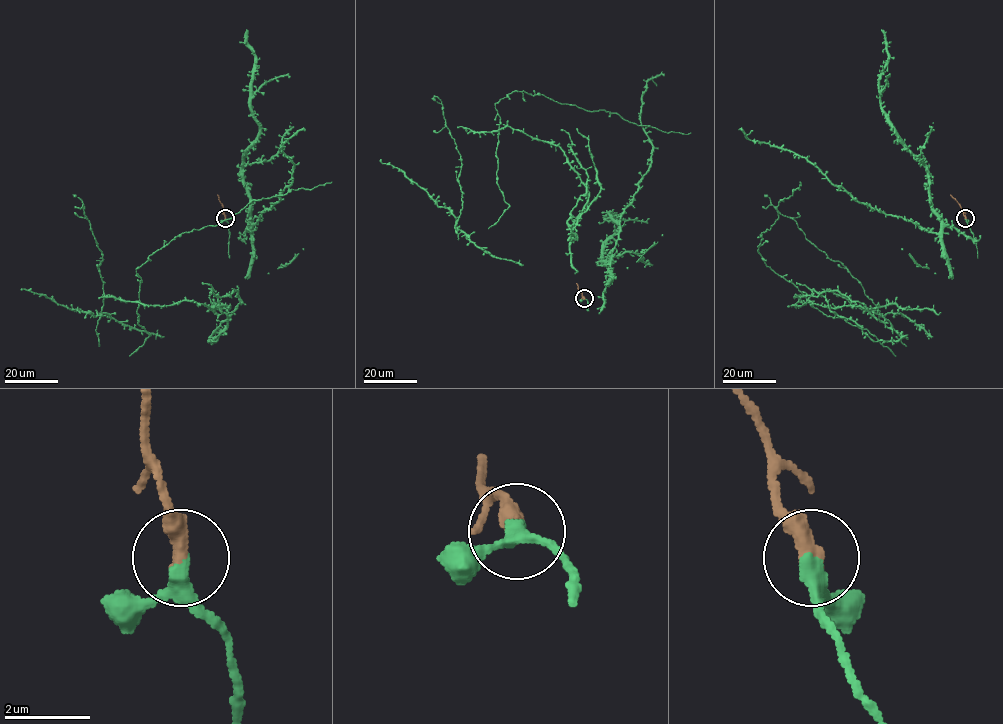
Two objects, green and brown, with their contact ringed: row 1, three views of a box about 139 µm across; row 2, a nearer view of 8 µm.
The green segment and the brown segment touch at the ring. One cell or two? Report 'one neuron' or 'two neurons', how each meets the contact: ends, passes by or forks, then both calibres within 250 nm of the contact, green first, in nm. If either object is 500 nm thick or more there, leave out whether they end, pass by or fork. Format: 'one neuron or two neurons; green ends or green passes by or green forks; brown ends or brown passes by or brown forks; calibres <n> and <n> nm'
one neuron; green passes by; brown ends; calibres 320 and 440 nm

